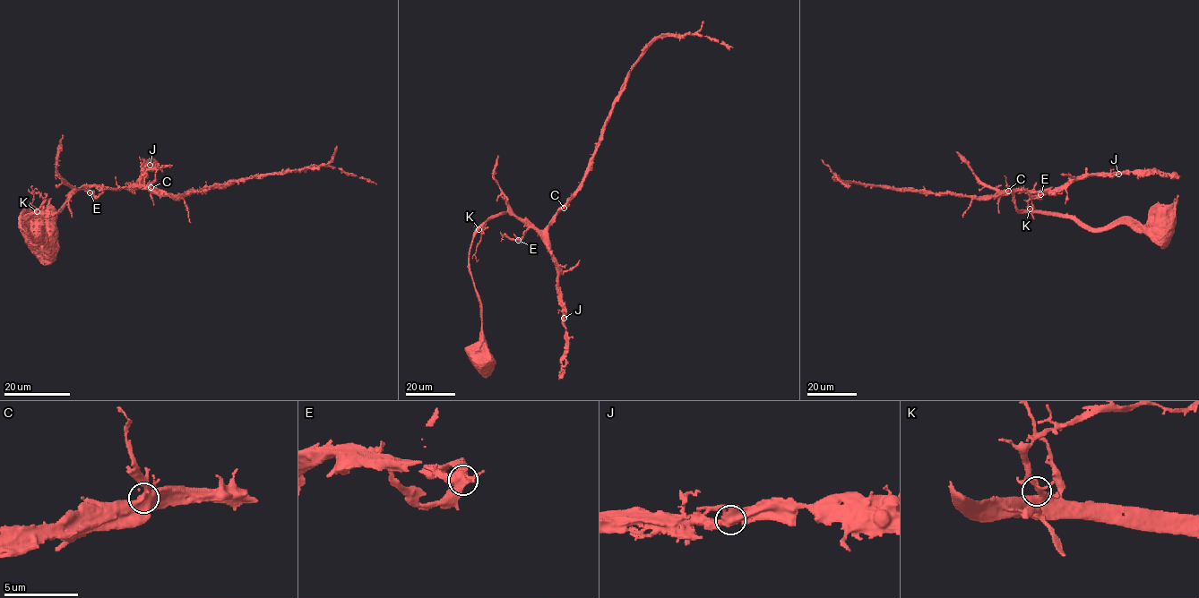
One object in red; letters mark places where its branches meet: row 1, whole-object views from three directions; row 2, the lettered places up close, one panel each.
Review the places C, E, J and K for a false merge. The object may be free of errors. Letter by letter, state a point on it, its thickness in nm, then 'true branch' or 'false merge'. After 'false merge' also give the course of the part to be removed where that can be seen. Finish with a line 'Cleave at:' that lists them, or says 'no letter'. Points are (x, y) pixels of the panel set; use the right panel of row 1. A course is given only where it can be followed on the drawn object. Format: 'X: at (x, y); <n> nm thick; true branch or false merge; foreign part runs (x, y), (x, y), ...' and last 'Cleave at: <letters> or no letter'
C: at (1008, 191); 400 nm thick; true branch
E: at (1040, 194); 550 nm thick; true branch
J: at (1118, 174); 550 nm thick; true branch
K: at (1030, 209); 280 nm thick; true branch
Cleave at: no letter

